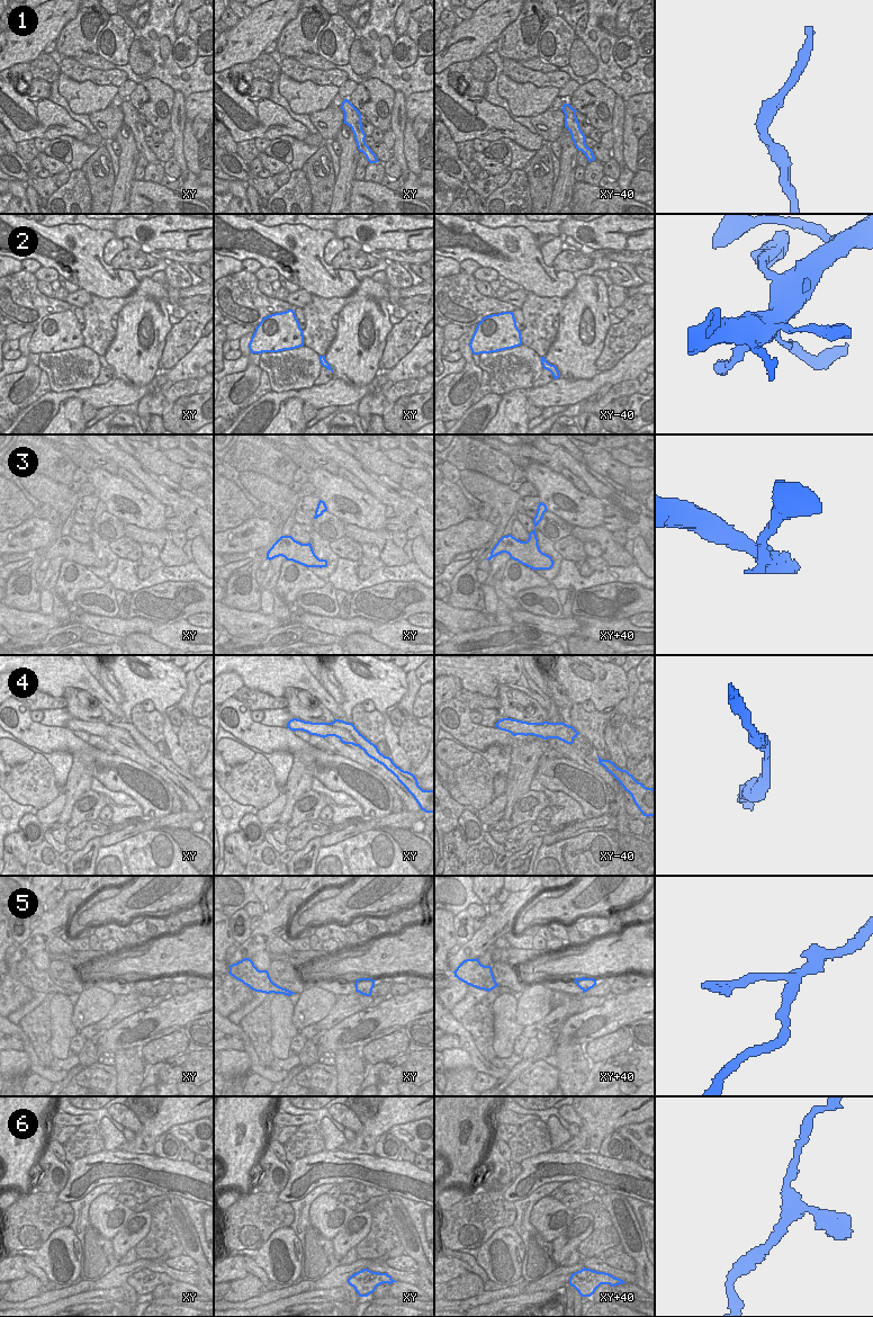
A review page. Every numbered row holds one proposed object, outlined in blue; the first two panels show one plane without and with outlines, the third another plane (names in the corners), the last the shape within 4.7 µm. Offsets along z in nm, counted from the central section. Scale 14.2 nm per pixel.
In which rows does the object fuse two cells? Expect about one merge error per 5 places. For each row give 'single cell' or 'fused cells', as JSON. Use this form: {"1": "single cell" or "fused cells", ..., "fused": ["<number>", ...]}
{"1": "single cell", "2": "single cell", "3": "single cell", "4": "single cell", "5": "single cell", "6": "single cell", "fused": []}

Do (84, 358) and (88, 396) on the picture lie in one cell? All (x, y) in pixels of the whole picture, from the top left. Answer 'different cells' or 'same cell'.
different cells

